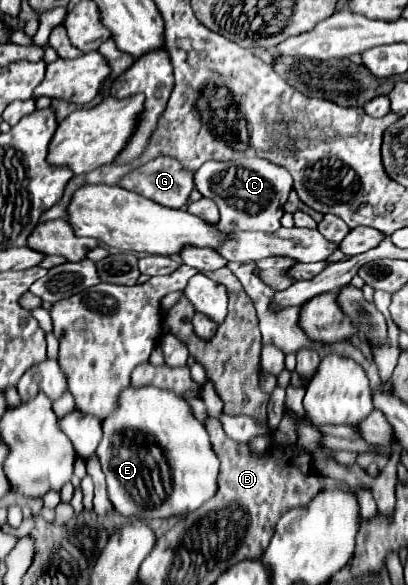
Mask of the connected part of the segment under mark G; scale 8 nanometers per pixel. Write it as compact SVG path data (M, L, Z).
M161 156L157 160L151 160L135 170L131 170L129 174L125 174L121 180L119 180L119 186L125 188L125 190L131 190L131 192L137 192L157 204L163 204L167 208L185 208L187 202L189 202L189 194L191 190L195 188L193 184L193 172L181 168L181 162L173 160L171 156Z

